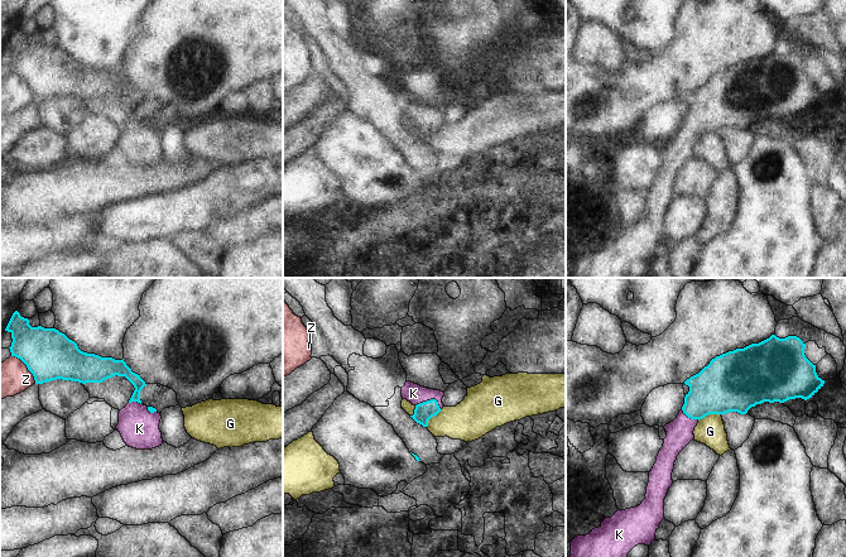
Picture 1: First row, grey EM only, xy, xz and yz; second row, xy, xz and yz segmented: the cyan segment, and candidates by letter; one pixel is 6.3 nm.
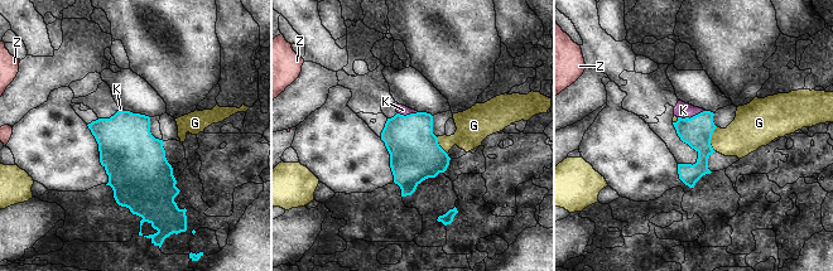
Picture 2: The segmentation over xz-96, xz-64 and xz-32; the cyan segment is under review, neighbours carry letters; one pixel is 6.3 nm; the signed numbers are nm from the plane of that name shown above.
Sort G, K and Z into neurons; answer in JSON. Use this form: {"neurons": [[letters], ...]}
{"neurons": [["G"], ["K"], ["Z"]]}

